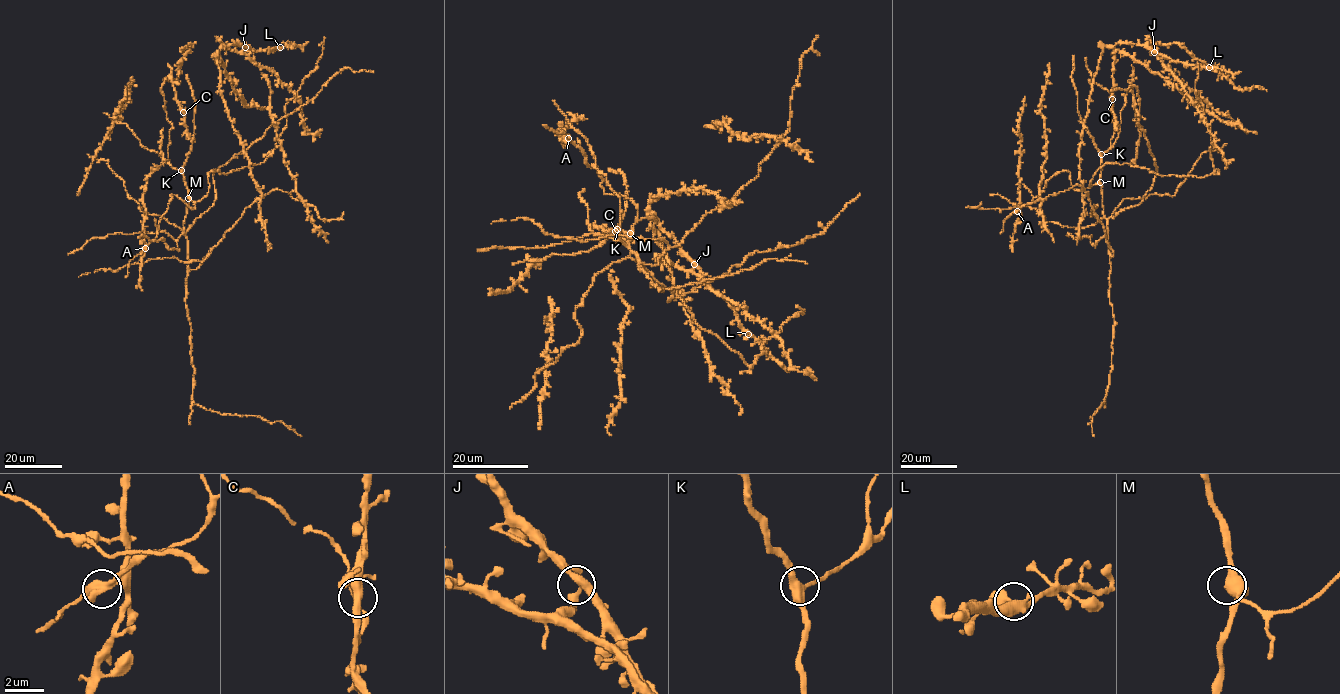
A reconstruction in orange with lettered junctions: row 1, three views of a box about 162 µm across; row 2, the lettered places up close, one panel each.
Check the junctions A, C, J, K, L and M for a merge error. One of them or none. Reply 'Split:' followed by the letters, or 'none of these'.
Split: none of these

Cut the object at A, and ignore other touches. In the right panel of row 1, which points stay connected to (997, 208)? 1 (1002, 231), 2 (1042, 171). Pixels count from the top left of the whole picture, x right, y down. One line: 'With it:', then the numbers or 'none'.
With it: 2

